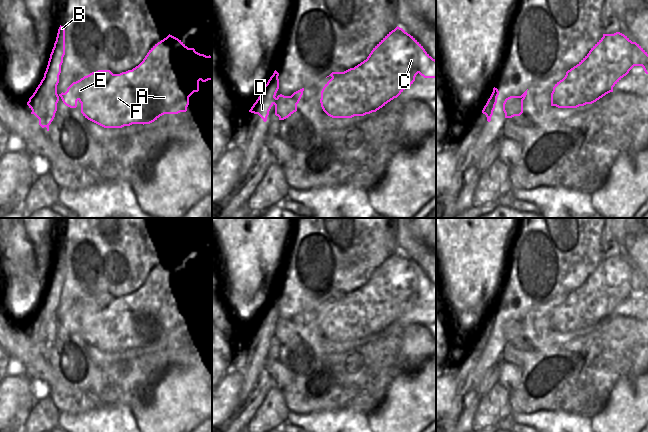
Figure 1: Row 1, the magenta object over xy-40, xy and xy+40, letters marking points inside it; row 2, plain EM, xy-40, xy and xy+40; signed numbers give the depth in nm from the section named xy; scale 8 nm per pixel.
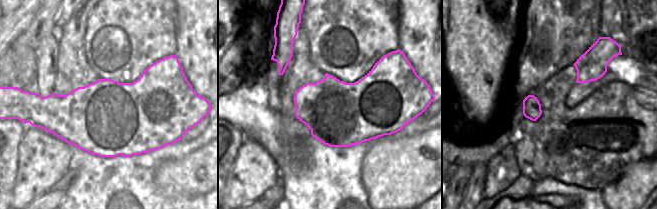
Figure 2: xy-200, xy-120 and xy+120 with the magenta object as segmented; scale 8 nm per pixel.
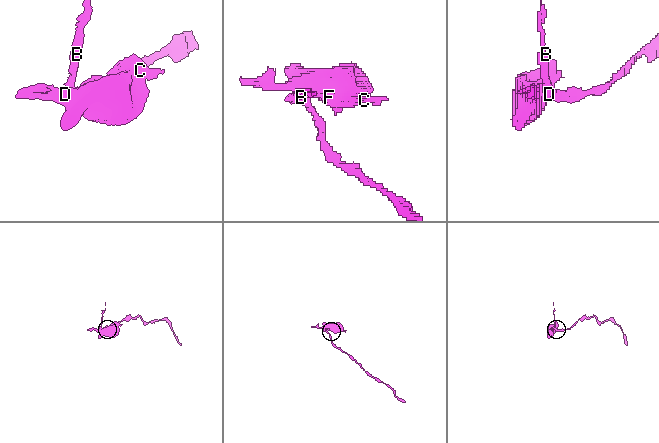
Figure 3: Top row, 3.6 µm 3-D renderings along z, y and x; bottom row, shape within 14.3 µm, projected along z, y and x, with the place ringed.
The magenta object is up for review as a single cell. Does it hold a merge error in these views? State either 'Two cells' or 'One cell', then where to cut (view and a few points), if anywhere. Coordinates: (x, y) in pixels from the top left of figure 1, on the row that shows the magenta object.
Two cells. Split along xy (290, 96), (296, 104)

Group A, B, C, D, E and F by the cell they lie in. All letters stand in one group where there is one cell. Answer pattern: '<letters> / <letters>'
A C E F / B D

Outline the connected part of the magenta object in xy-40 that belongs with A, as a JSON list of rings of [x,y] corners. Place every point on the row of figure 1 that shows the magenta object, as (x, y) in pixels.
[[[168,35],[155,44],[147,53],[143,61],[126,72],[113,74],[110,70],[98,70],[73,82],[65,93],[59,94],[63,103],[76,108],[81,103],[81,113],[88,120],[104,128],[122,128],[132,124],[150,124],[164,114],[178,114],[186,112],[189,97],[199,91],[199,81],[212,80],[212,56],[206,56],[188,48],[178,38]]]

